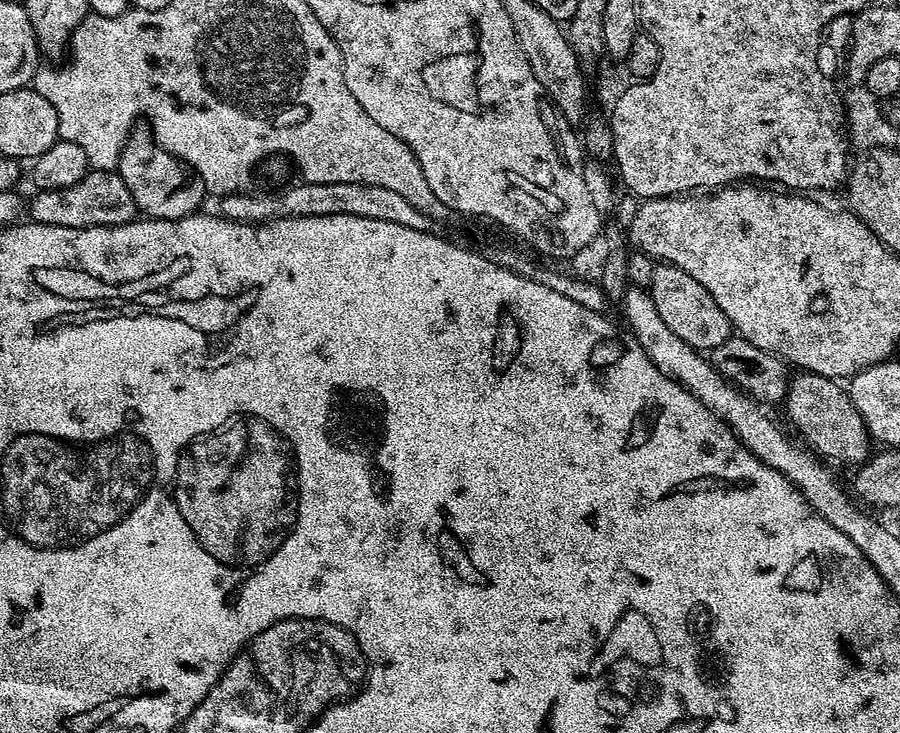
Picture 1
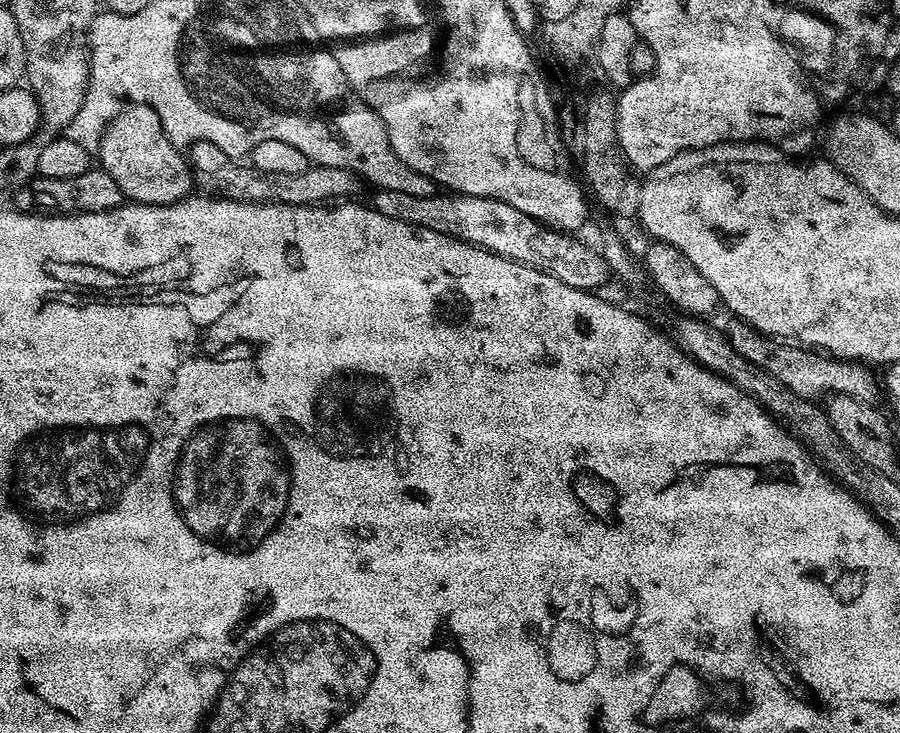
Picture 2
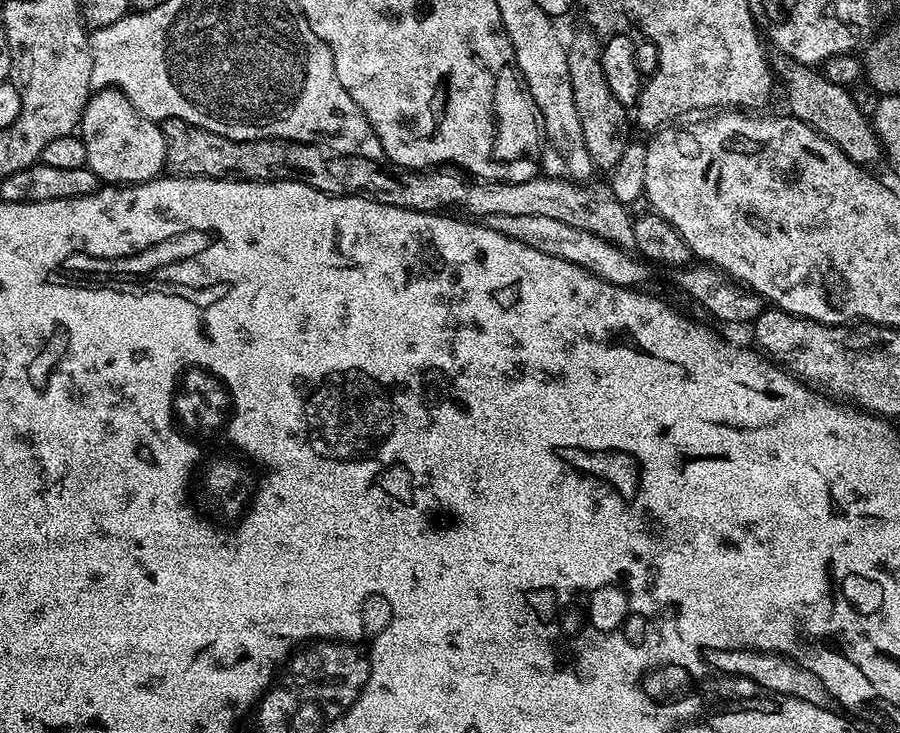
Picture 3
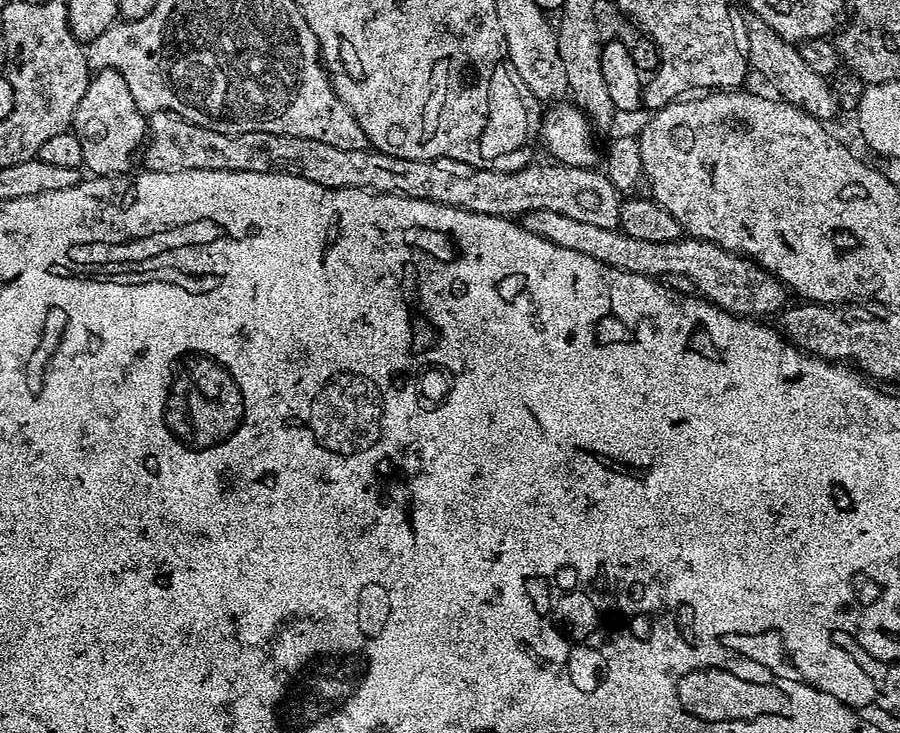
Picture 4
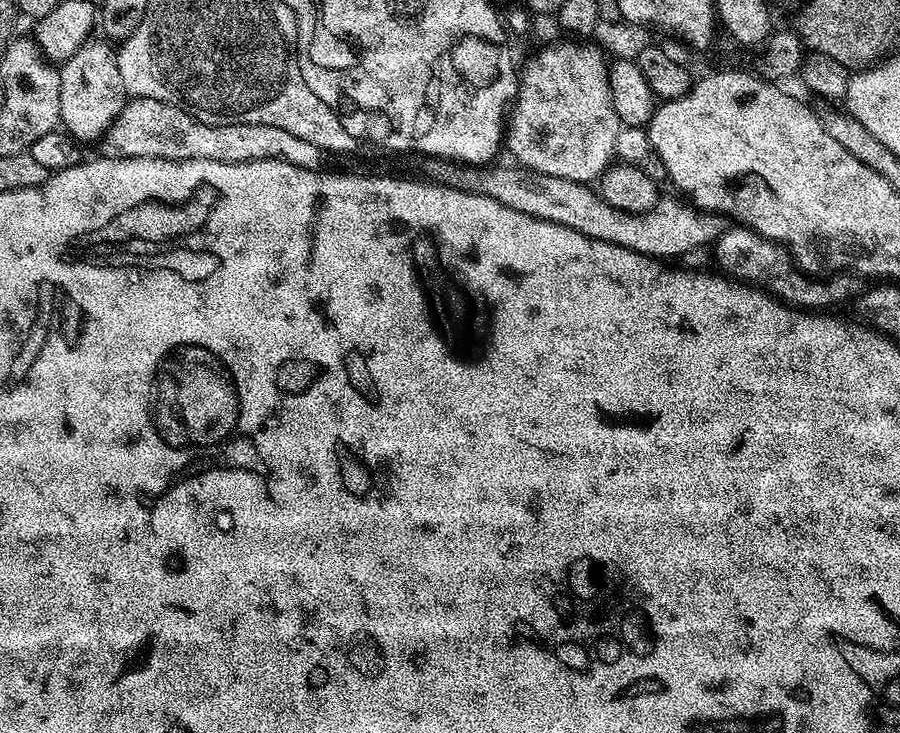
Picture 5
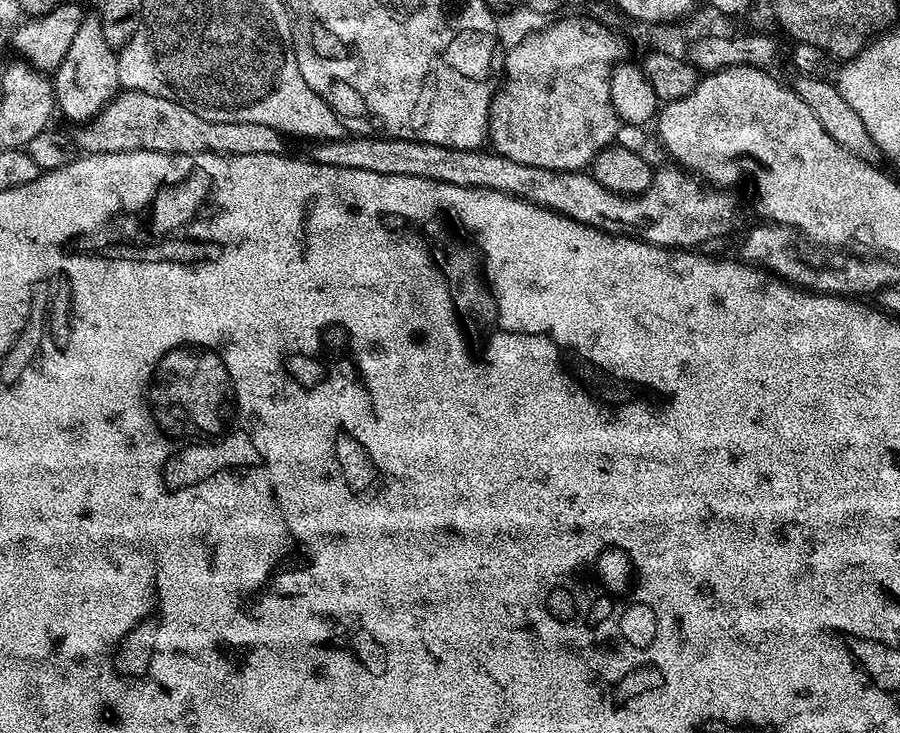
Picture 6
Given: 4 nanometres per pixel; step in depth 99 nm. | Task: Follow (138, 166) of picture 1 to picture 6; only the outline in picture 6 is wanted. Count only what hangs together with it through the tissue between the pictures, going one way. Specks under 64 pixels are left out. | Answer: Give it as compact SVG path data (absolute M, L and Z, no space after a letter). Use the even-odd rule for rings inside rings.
M85 15L78 26L78 34L74 34L74 42L70 42L66 58L56 67L54 91L57 109L61 113L64 111L75 122L83 122L96 116L121 91L118 56L113 48L106 46L99 15Z

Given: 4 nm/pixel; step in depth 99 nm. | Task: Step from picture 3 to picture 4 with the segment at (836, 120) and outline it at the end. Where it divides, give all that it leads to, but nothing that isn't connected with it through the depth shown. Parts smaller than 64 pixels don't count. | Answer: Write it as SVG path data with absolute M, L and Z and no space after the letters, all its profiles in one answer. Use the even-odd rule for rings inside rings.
M736 10L732 13L732 25L734 26L735 42L740 52L748 62L749 69L753 73L765 76L770 83L776 84L775 95L785 104L792 104L795 108L801 108L821 122L828 122L835 112L838 112L836 96L832 92L832 85L827 79L814 70L805 62L801 49L795 44L782 39L758 14L747 10Z

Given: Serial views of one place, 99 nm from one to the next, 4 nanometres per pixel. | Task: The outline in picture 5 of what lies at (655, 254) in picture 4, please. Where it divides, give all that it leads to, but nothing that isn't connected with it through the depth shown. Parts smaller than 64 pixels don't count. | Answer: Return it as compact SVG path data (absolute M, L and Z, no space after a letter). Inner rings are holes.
M743 226L725 227L724 233L714 241L716 260L720 263L719 271L725 277L741 284L755 286L784 301L789 308L801 310L828 310L831 304L851 297L853 277L848 274L836 274L831 278L817 278L801 270L792 253L774 240L759 236L753 228Z

